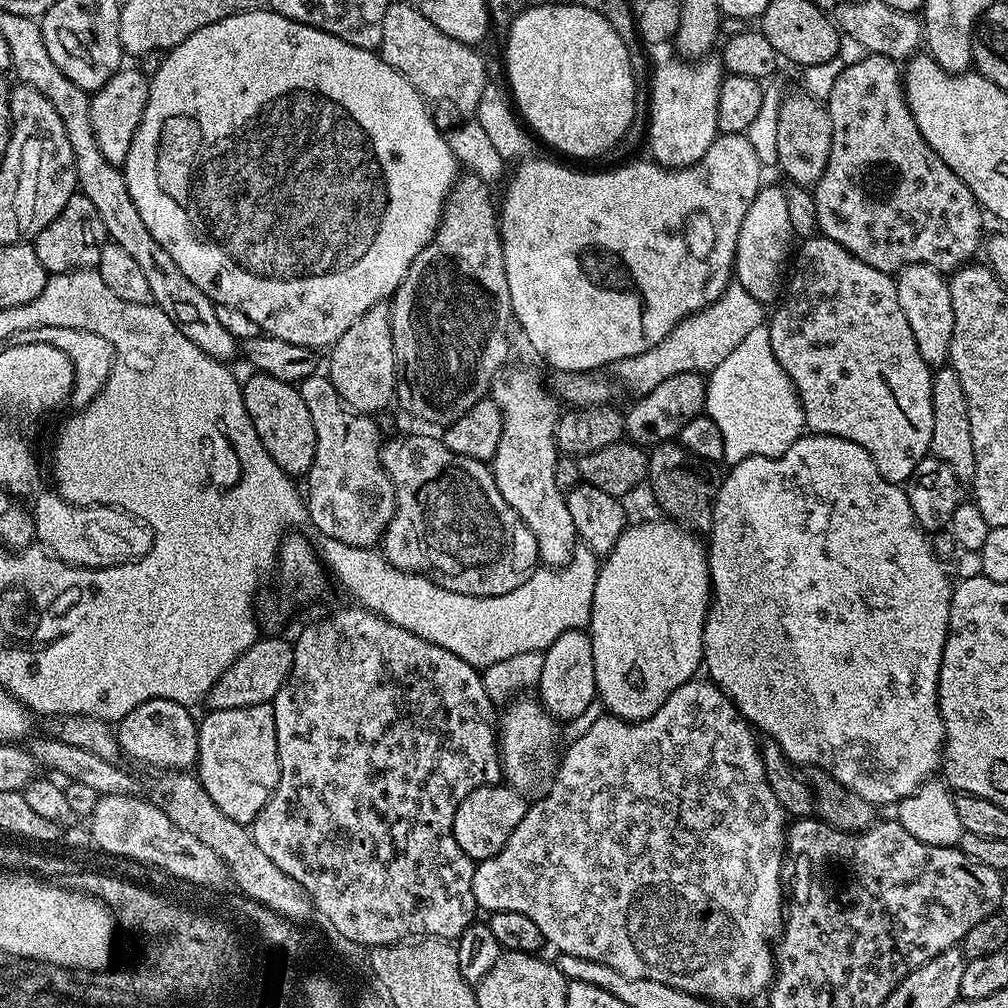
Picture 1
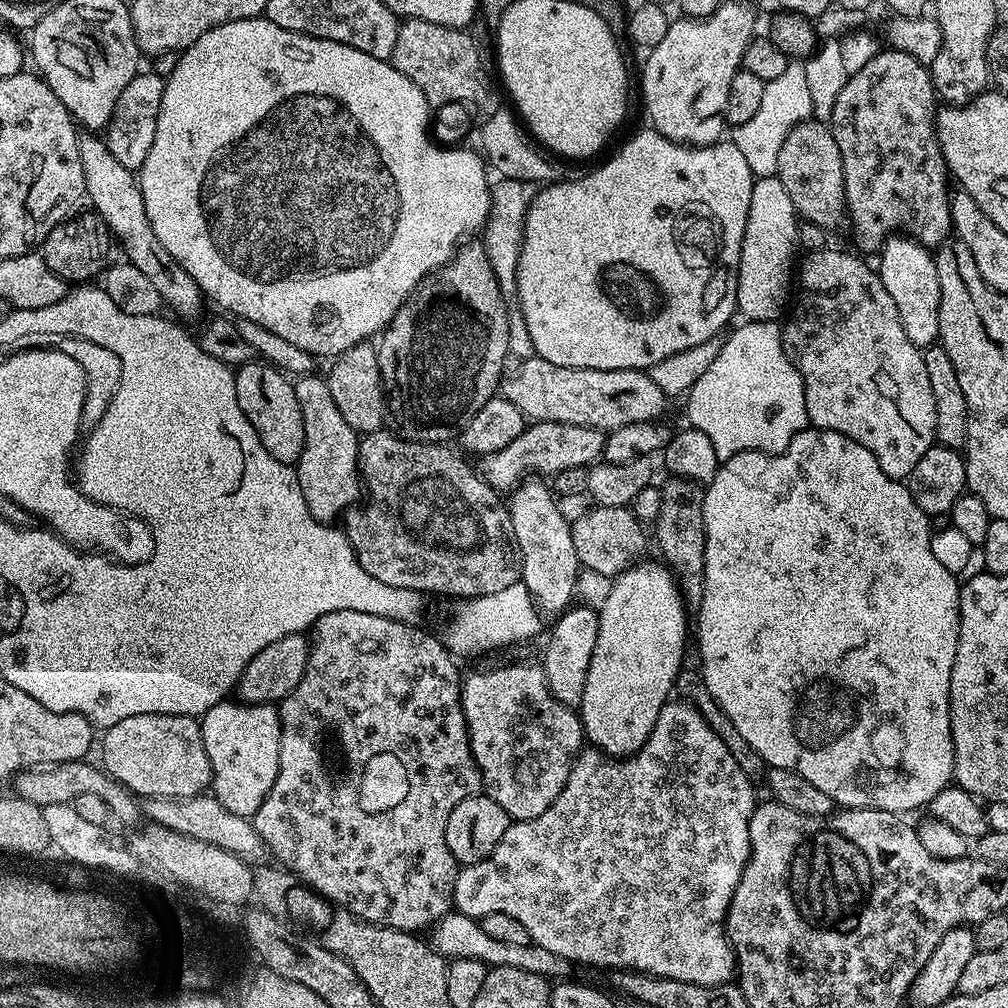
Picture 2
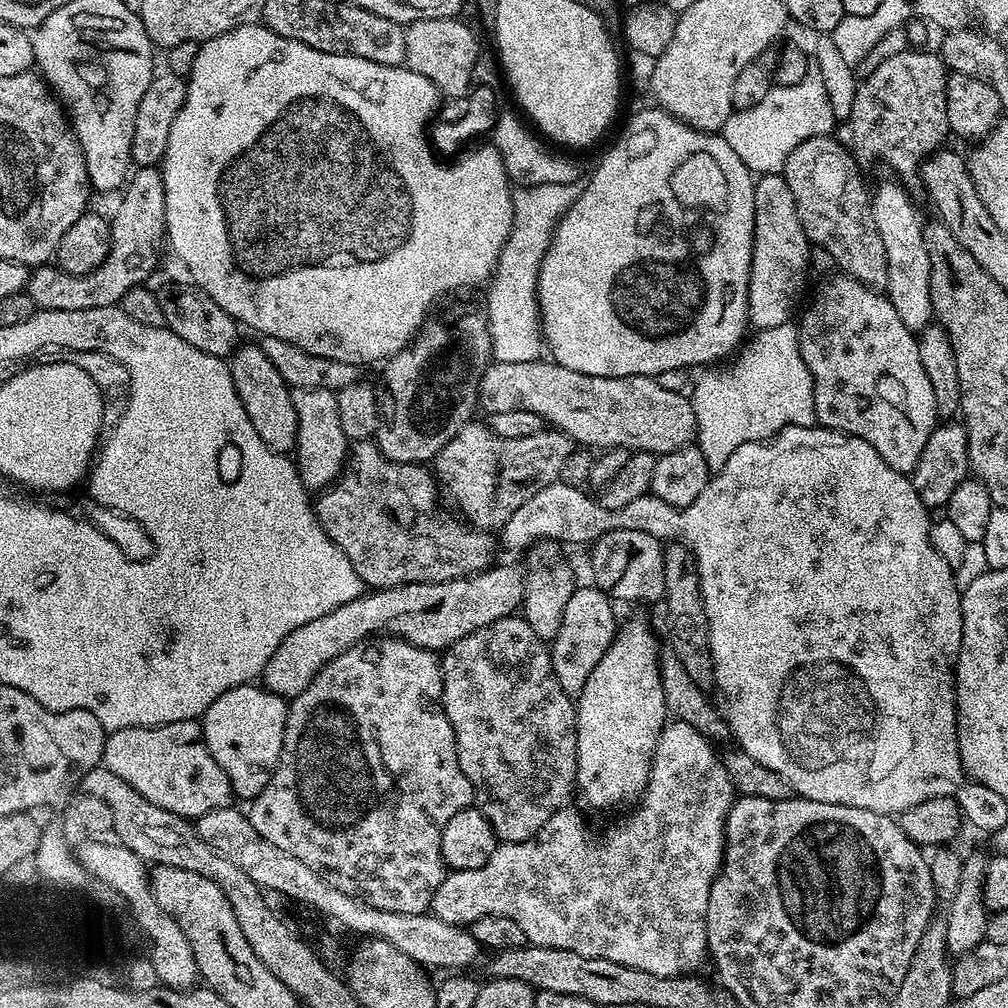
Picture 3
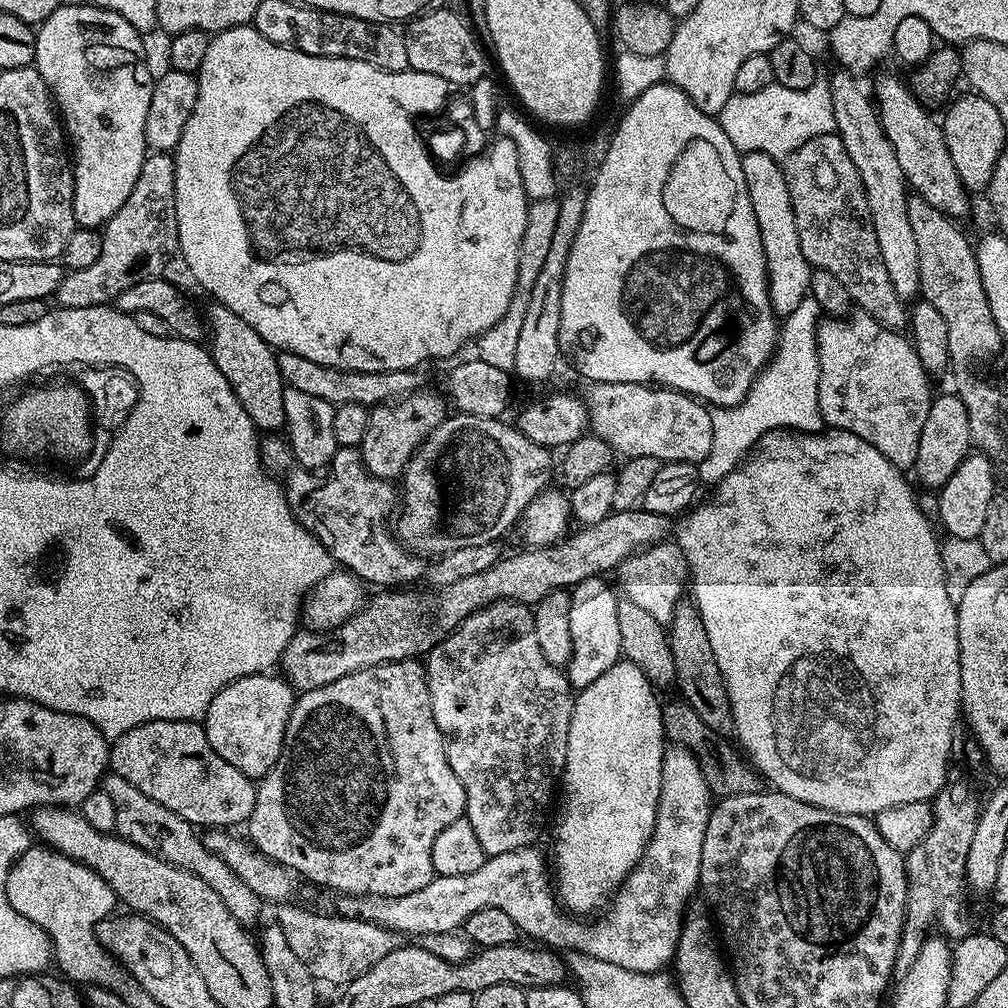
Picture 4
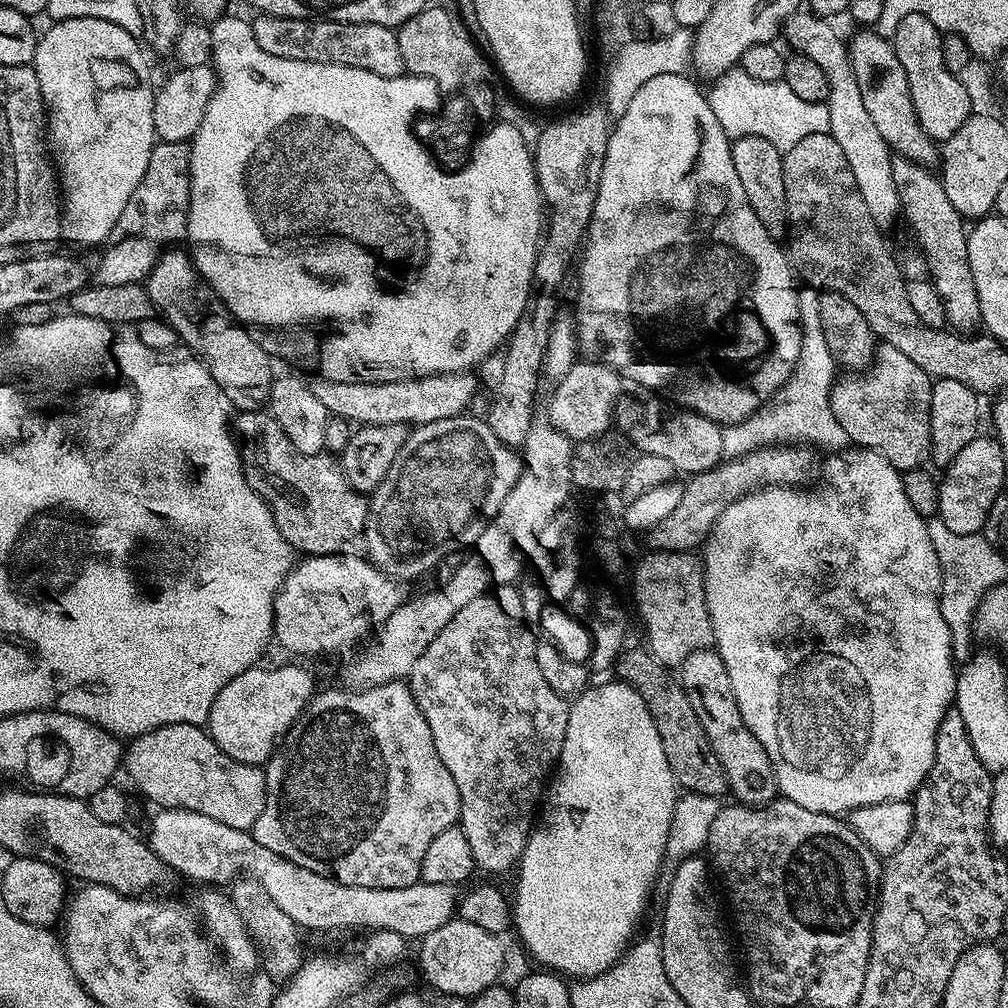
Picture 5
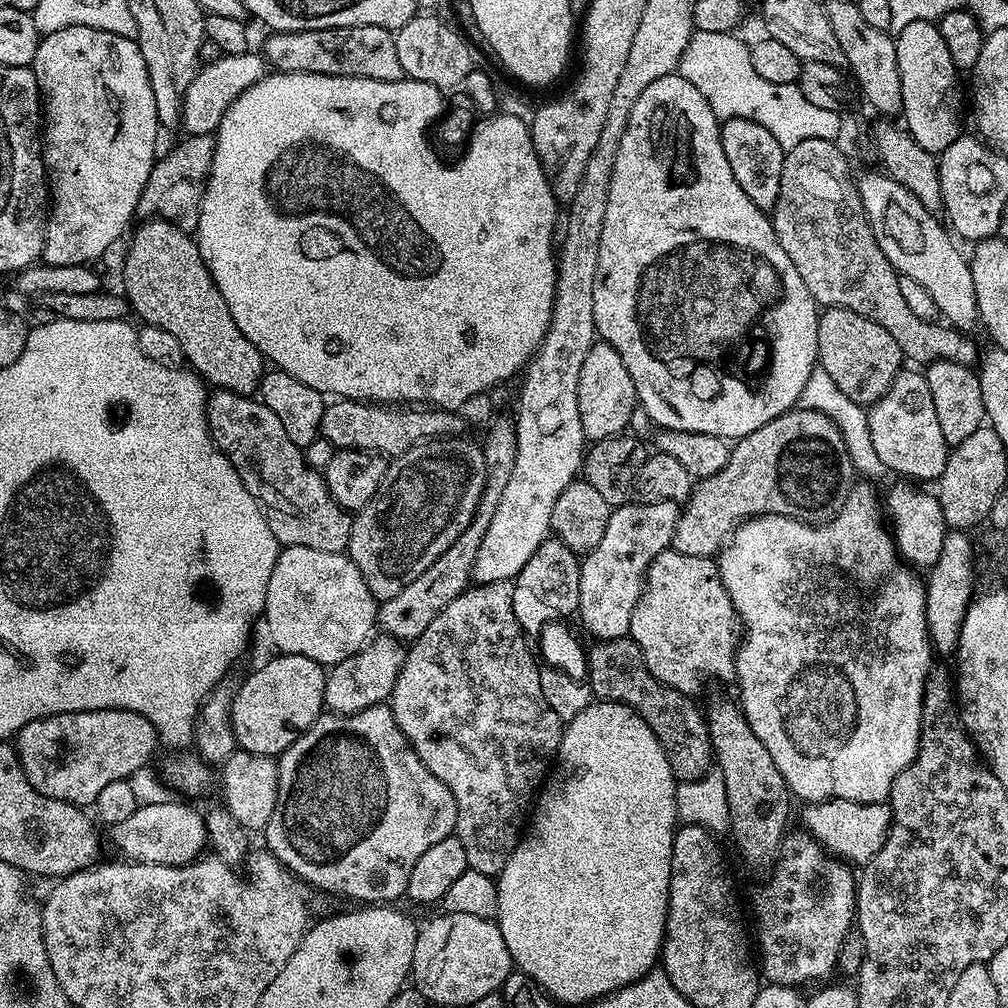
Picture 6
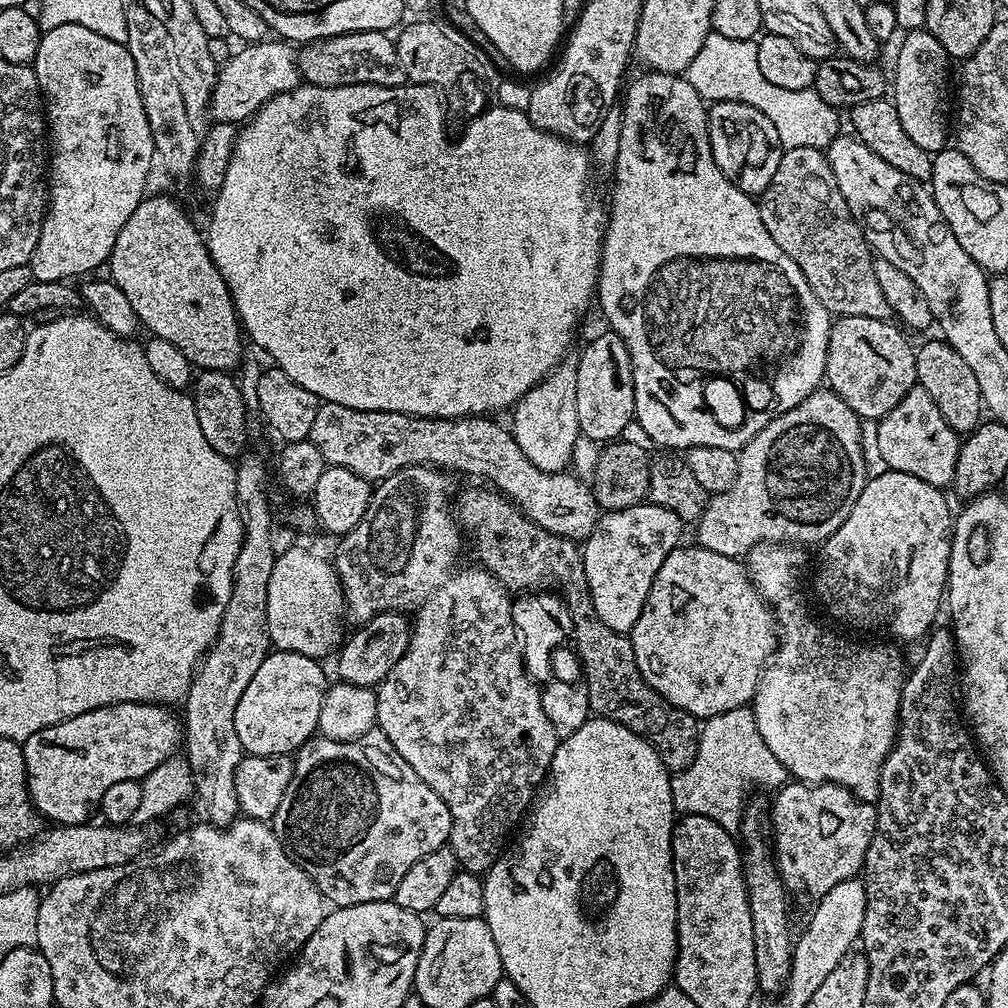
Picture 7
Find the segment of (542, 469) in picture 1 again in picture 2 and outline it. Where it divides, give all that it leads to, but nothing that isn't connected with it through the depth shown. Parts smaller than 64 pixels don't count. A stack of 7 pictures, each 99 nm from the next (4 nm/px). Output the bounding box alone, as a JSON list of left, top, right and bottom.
[507,478,582,614]

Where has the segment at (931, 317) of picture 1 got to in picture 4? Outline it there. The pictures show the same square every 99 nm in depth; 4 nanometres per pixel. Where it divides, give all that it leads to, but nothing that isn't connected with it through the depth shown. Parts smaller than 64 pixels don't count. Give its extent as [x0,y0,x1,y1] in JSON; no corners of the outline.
[827,70,920,301]

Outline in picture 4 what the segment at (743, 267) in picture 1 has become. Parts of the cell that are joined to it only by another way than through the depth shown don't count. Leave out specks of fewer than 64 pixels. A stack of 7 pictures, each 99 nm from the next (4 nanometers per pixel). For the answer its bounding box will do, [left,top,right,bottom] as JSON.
[742,153,813,318]

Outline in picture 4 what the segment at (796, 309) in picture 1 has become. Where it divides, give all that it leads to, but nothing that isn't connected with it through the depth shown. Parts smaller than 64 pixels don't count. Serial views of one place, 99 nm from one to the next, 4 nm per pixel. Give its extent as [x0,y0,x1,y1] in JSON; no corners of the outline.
[816,310,934,470]

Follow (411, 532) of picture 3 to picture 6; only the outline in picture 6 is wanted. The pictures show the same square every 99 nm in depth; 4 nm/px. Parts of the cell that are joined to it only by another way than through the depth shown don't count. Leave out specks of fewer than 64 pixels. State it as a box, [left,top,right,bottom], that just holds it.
[206,388,353,552]

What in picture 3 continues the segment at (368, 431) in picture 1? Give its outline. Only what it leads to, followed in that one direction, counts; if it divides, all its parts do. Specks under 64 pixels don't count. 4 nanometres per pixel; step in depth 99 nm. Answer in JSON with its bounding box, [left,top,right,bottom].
[292,389,350,490]

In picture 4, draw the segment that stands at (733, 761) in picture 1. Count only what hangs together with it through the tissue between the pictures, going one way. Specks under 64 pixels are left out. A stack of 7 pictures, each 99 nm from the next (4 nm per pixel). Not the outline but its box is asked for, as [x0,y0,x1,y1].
[335,746,714,972]

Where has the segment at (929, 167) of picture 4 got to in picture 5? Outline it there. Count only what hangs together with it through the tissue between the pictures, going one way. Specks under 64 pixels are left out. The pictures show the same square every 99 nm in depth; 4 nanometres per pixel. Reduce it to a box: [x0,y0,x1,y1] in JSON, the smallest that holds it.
[847,30,938,166]

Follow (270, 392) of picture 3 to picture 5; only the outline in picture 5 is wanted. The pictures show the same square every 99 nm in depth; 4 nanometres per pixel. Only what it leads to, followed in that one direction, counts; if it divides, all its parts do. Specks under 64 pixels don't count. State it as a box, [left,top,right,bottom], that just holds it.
[146,246,273,412]

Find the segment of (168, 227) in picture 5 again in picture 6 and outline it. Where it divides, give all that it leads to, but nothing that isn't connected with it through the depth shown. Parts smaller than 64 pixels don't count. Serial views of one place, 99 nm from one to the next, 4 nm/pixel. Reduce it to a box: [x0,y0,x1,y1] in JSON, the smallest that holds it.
[136,134,215,233]

